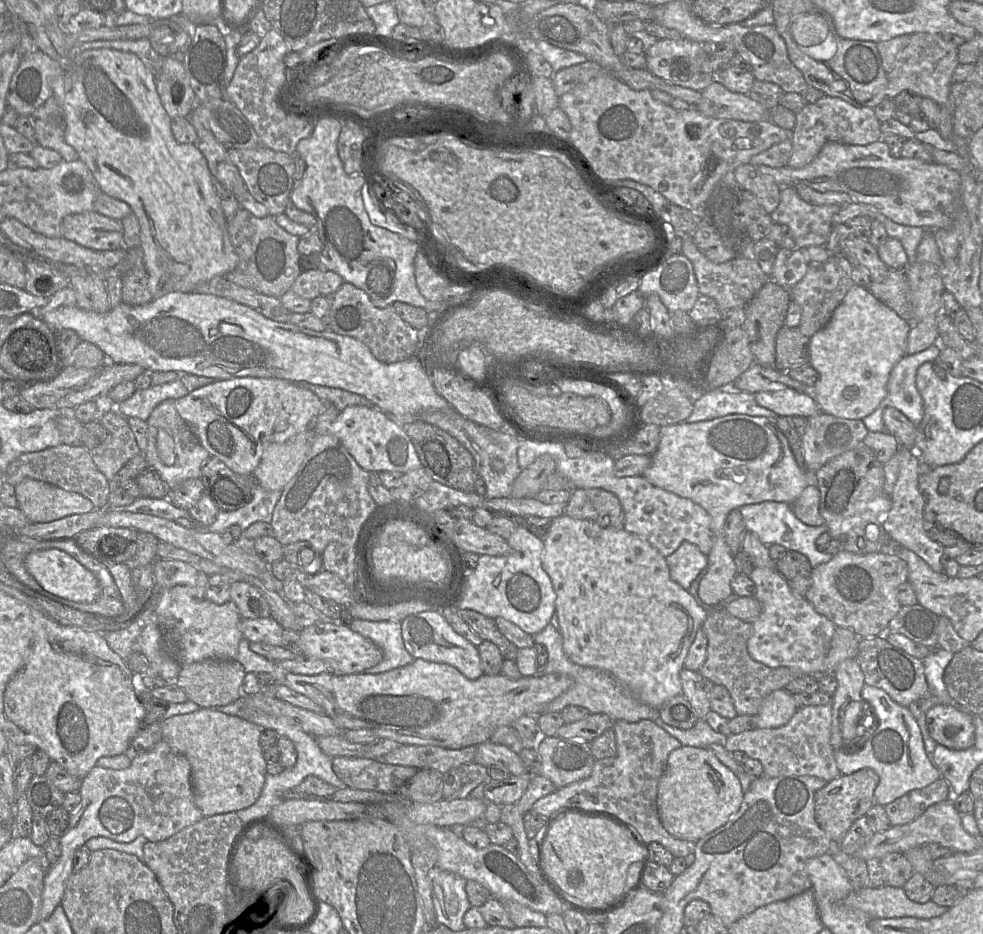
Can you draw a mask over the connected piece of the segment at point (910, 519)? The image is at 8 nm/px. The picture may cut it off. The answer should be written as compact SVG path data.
M901 447L899 454L899 475L891 494L892 506L882 518L882 524L893 543L906 548L922 558L935 572L943 572L941 557L944 546L932 540L927 531L924 507L925 496L919 487L920 458L914 449Z

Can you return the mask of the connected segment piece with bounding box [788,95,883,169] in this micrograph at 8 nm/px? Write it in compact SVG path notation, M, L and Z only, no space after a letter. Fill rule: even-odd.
M824 95L815 103L806 104L796 113L792 130L792 153L788 161L791 168L802 168L817 156L827 142L848 145L867 145L882 139L881 122L871 107L855 107L841 98Z

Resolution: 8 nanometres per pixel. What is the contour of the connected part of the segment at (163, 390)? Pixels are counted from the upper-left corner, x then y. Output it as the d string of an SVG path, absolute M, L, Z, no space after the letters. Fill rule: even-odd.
M180 381L150 386L144 390L136 390L134 394L114 407L126 418L136 417L146 421L154 408L167 399L179 399L189 391Z

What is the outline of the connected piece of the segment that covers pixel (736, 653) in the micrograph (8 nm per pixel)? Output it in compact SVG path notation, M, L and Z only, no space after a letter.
M718 609L708 613L702 626L708 645L707 657L699 673L715 685L722 685L728 690L737 715L758 714L763 700L770 693L785 689L791 681L803 676L798 669L770 668L751 658L747 642L753 631L752 624L730 615L725 609Z

